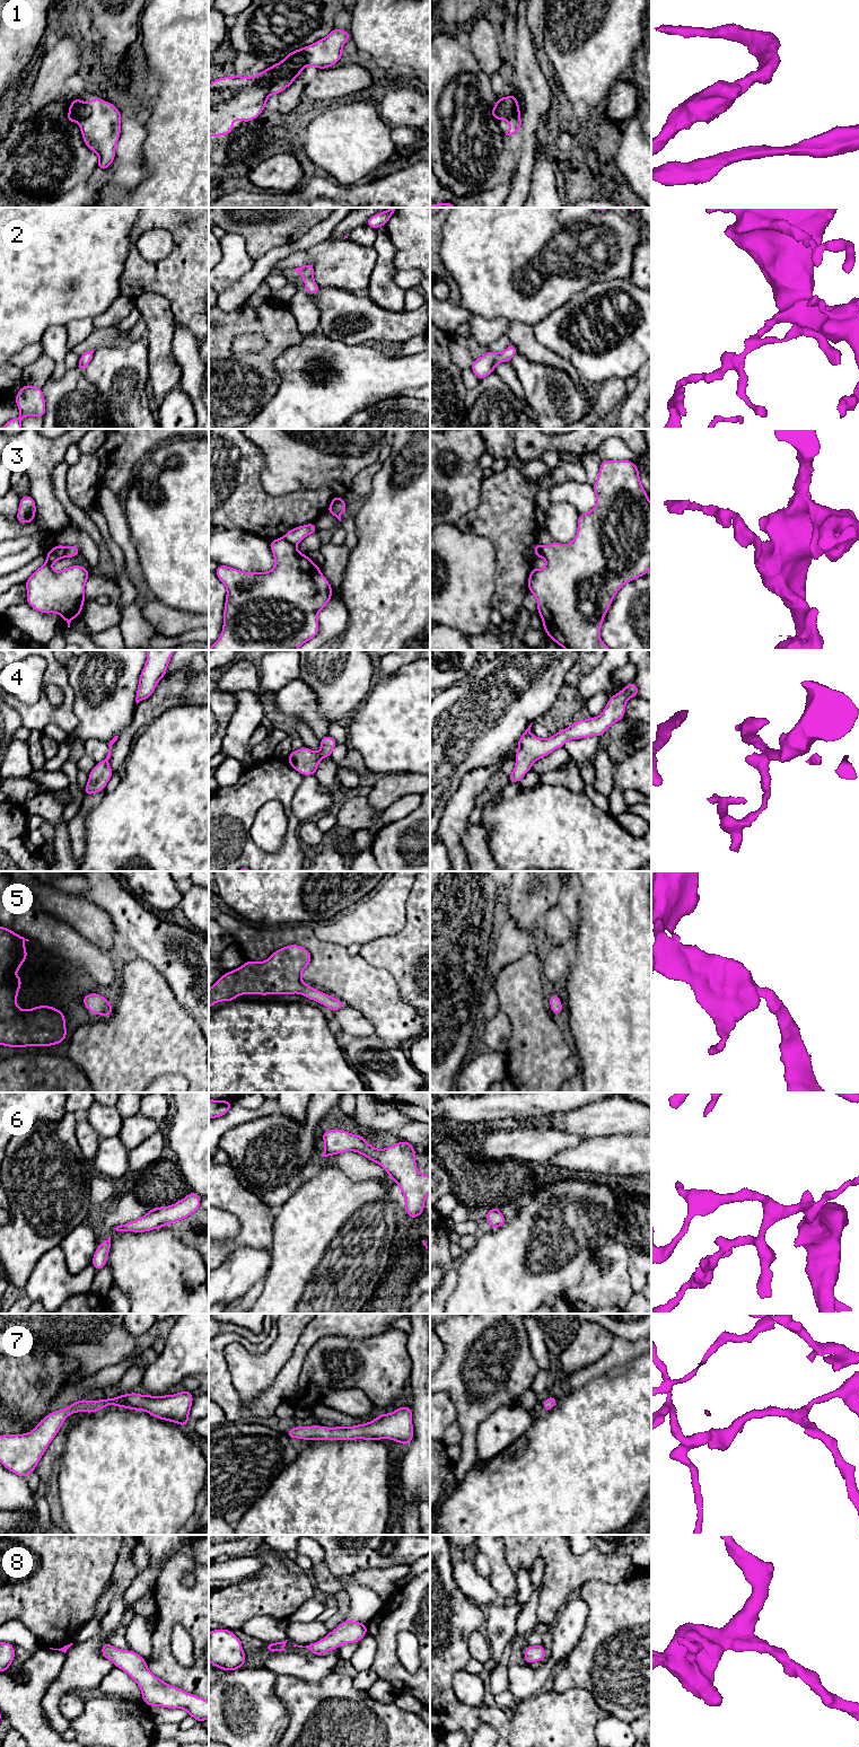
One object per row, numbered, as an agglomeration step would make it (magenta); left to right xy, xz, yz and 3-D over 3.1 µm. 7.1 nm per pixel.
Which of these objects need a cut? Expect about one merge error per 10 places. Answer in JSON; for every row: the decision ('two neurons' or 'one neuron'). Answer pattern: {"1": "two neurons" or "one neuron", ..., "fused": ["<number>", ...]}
{"1": "one neuron", "2": "one neuron", "3": "two neurons", "4": "one neuron", "5": "one neuron", "6": "one neuron", "7": "one neuron", "8": "one neuron", "fused": ["3"]}

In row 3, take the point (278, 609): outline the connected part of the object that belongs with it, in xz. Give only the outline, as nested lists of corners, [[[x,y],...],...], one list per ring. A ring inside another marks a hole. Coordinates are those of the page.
[[[283,537],[270,541],[274,556],[274,568],[269,572],[245,572],[228,565],[218,564],[216,576],[226,586],[227,596],[223,612],[223,626],[220,638],[209,650],[297,650],[318,634],[317,614],[332,597],[332,587],[306,554]]]

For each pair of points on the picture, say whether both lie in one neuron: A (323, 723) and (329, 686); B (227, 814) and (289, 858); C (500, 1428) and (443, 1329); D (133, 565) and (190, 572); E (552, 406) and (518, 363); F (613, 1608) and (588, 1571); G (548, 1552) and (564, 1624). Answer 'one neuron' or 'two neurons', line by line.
A: two neurons
B: one neuron
C: two neurons
D: two neurons
E: one neuron
F: two neurons
G: two neurons

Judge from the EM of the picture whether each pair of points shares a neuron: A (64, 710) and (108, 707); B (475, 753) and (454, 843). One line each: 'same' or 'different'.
A: different
B: different

